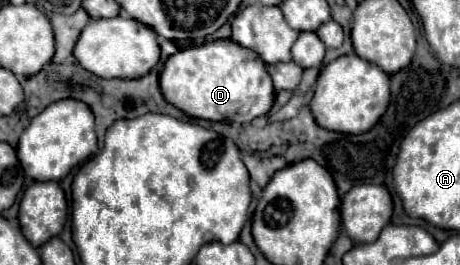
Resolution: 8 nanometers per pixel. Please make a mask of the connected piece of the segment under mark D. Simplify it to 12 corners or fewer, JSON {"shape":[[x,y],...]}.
{"shape":[[231,39],[171,55],[163,97],[251,123],[275,101],[265,61]]}

